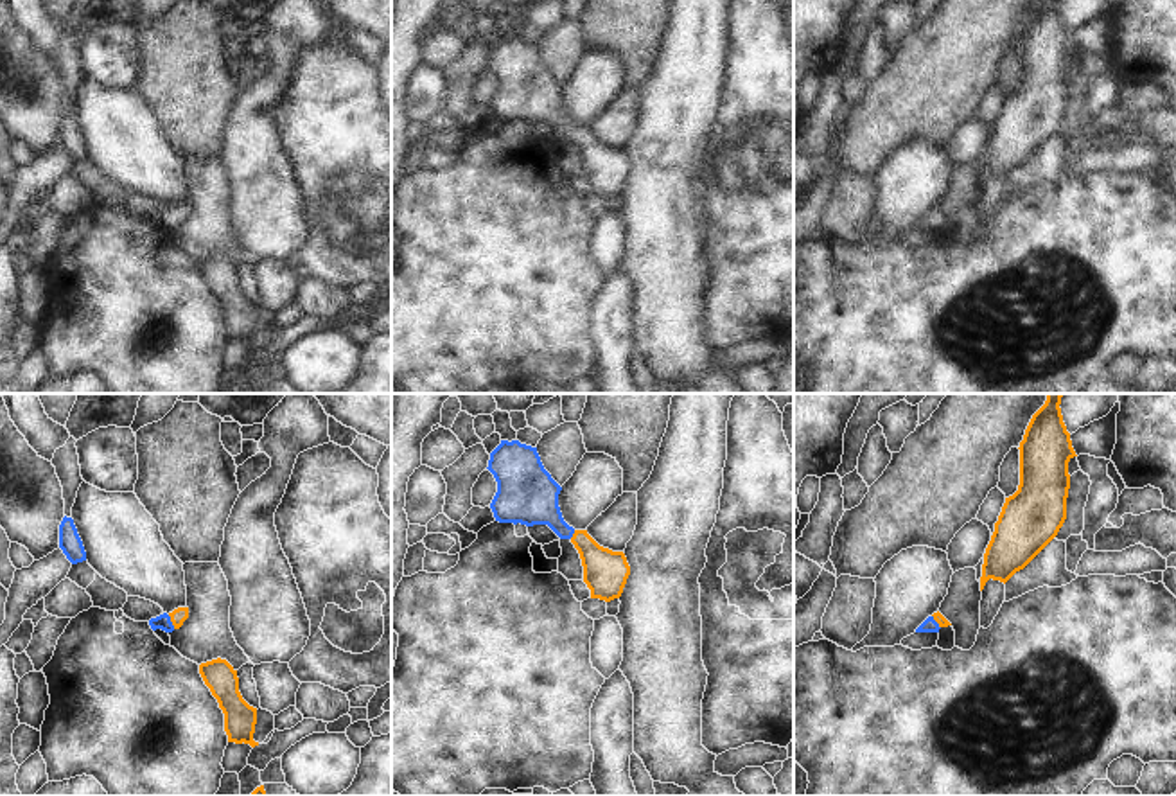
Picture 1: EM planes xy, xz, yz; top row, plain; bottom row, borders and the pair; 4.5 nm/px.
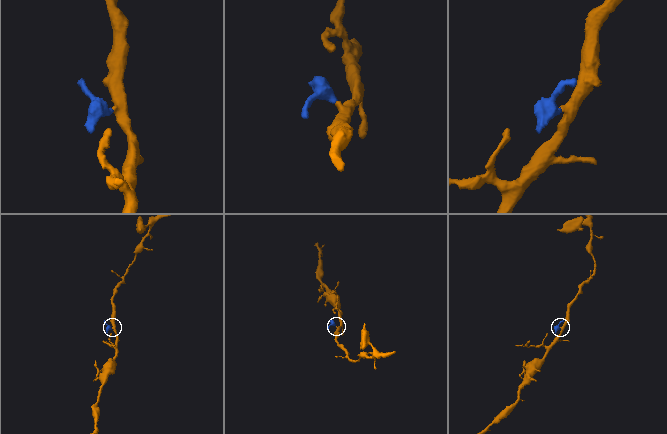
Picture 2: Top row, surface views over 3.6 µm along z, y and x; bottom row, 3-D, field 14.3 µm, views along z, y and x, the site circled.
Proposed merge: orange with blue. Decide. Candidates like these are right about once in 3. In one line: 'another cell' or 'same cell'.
same cell

